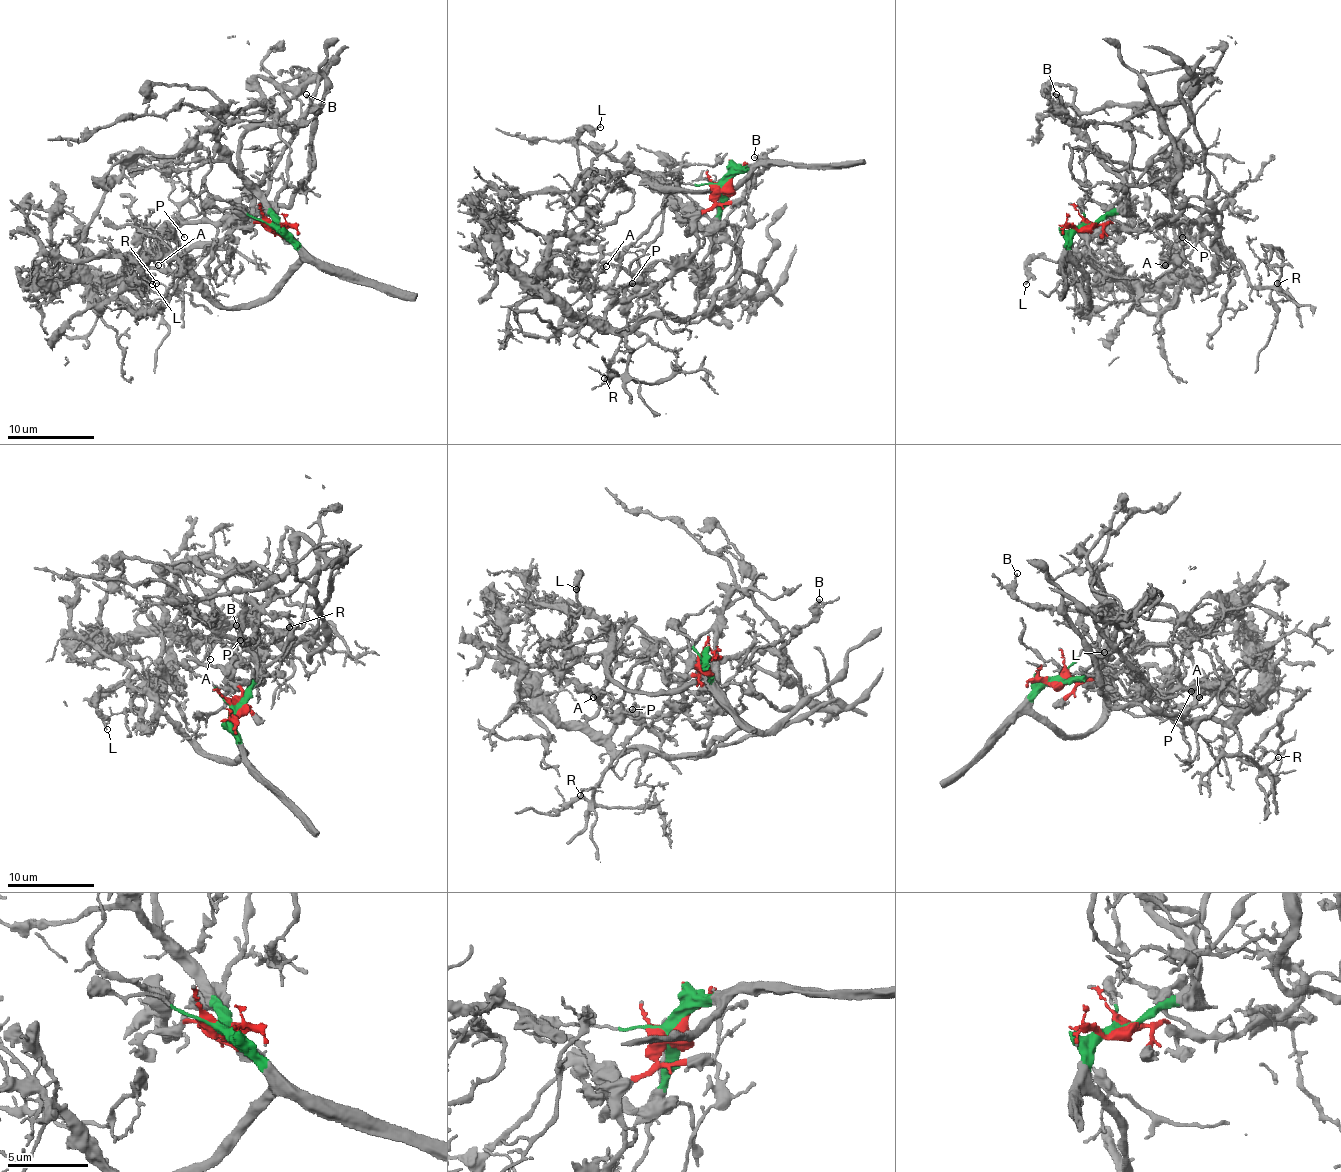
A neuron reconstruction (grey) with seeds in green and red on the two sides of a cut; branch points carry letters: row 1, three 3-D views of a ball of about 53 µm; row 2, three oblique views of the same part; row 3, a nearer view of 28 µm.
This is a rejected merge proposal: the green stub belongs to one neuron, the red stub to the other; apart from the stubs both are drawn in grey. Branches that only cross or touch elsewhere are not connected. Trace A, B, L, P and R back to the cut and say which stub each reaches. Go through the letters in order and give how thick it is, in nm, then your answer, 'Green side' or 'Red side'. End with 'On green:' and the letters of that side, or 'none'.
A: Thickness 160 nm. Red side
B: Thickness 150 nm. Green side
L: Thickness 150 nm. Green side
P: Thickness 140 nm. Red side
R: Thickness 140 nm. Red side
On green: B, L

